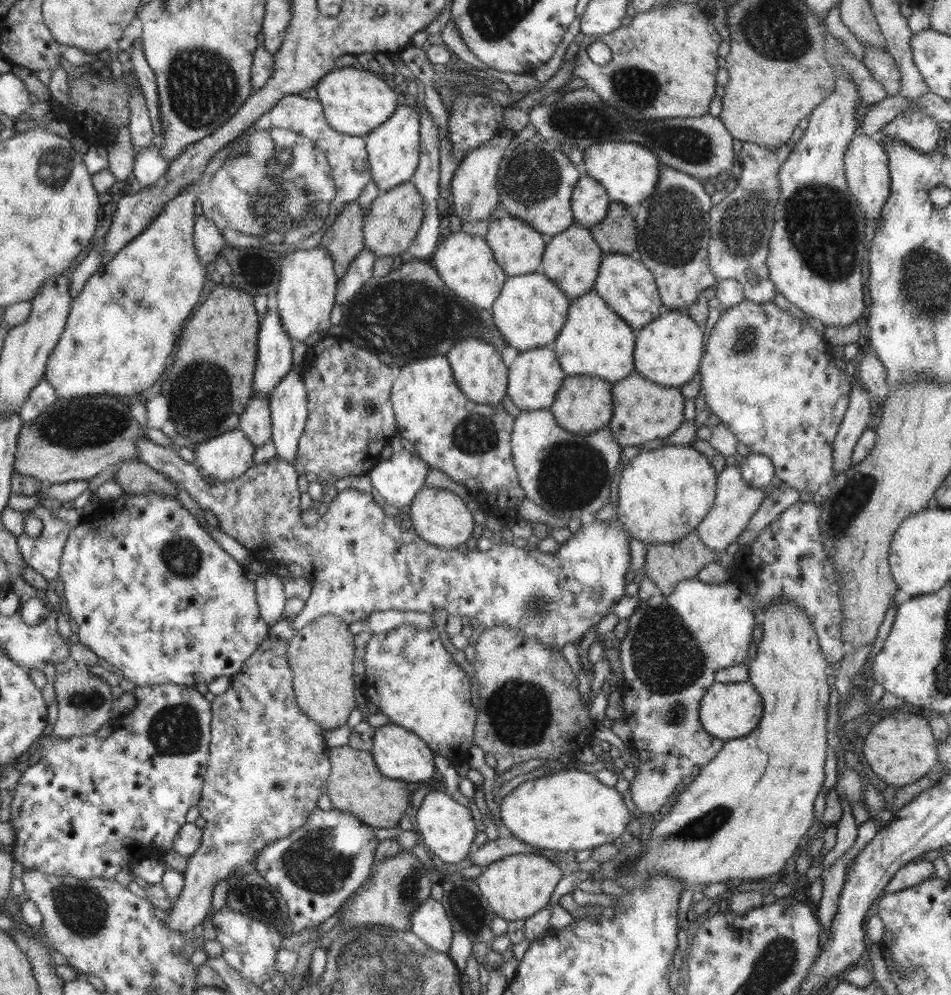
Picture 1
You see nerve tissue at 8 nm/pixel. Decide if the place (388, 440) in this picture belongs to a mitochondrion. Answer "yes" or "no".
no

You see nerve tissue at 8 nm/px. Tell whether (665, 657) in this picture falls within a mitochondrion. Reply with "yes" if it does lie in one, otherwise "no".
yes

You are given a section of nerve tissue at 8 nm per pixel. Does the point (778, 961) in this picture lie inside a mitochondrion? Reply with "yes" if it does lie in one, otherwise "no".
yes

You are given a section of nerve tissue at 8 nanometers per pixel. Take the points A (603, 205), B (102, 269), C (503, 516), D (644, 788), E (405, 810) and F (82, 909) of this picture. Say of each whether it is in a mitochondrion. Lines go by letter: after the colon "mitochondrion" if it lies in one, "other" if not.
A: other
B: other
C: other
D: other
E: other
F: mitochondrion

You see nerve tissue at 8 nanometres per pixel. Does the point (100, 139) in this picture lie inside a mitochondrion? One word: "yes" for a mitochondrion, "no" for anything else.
no

